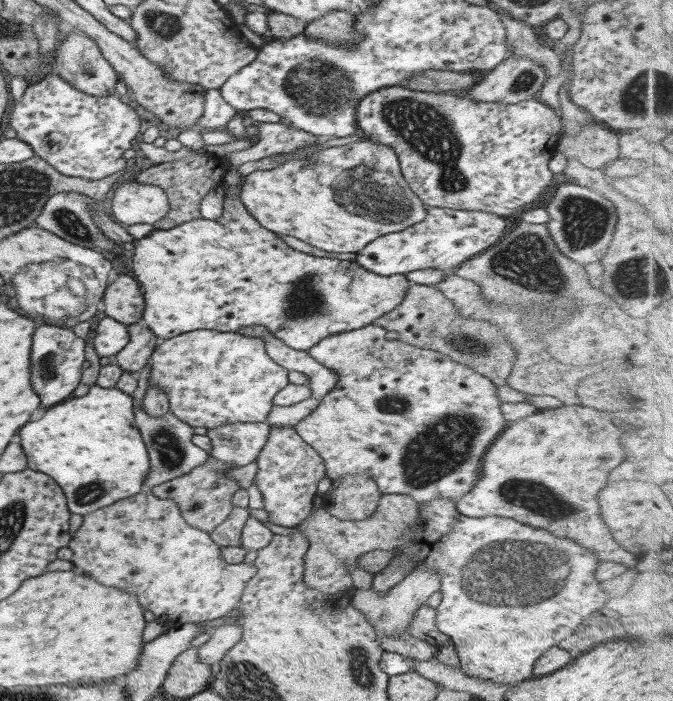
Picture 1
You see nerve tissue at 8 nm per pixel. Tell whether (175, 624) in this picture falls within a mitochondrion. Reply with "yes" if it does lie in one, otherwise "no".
no

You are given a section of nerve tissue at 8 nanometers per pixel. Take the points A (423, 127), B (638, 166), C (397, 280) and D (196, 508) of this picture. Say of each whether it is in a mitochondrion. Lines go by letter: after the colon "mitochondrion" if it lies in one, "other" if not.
A: mitochondrion
B: other
C: other
D: mitochondrion

